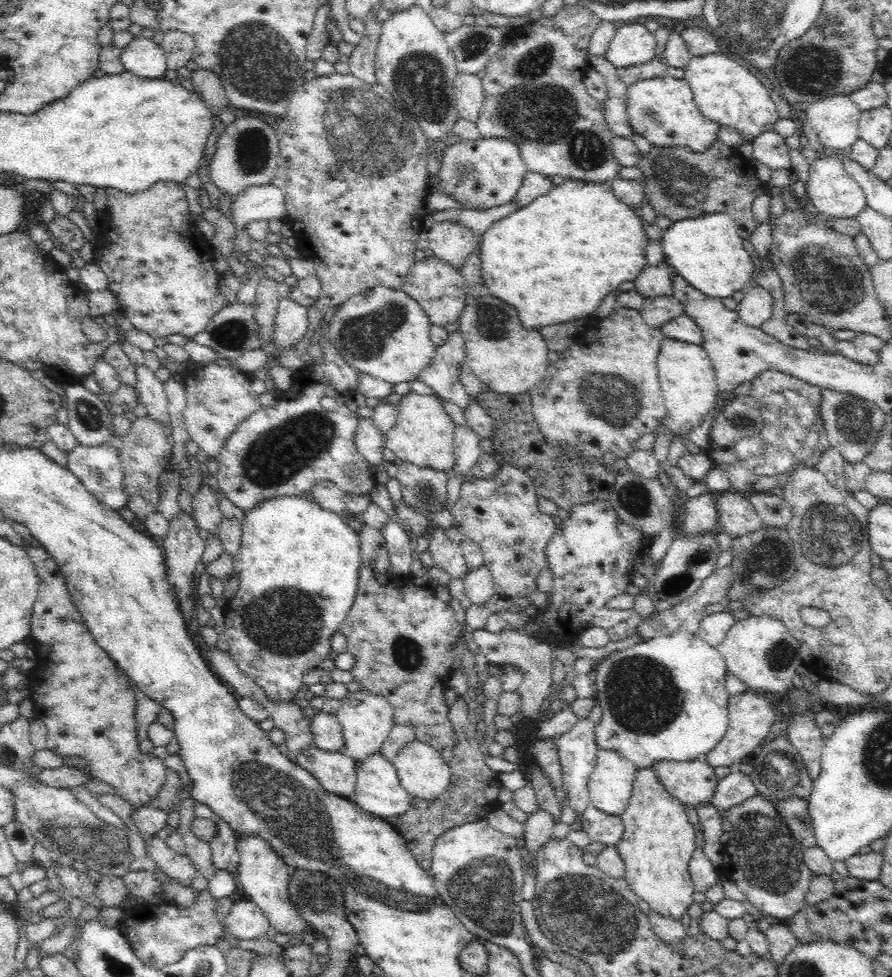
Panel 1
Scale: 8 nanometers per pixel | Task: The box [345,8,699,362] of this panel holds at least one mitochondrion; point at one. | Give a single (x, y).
(538, 105)

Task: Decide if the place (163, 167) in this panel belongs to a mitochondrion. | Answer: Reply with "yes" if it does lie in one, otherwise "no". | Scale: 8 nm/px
no

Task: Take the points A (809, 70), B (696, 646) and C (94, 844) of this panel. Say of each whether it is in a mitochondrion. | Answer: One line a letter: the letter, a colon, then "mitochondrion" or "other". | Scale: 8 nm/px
A: mitochondrion
B: other
C: mitochondrion

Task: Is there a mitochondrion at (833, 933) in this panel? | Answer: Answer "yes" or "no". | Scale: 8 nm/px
no

